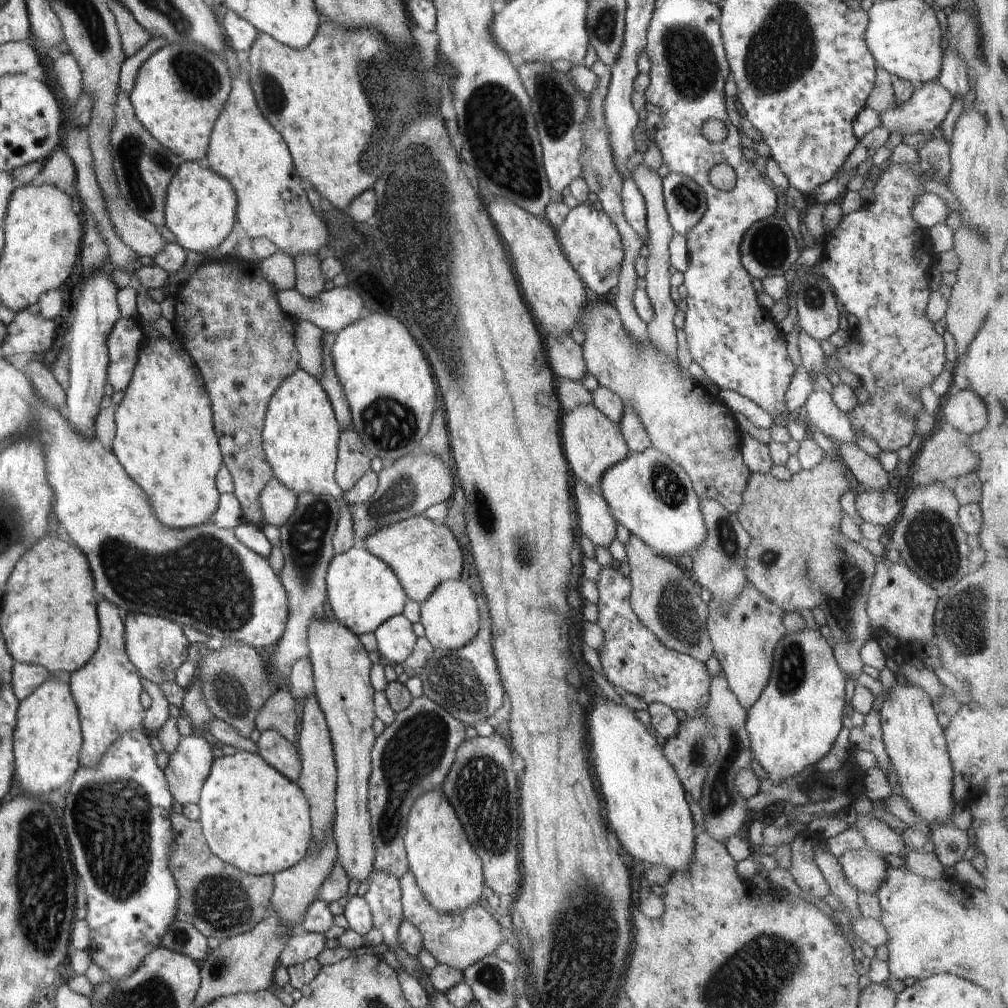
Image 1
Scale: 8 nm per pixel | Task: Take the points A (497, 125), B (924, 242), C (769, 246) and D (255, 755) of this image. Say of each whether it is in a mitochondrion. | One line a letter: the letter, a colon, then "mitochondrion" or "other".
A: mitochondrion
B: other
C: mitochondrion
D: other

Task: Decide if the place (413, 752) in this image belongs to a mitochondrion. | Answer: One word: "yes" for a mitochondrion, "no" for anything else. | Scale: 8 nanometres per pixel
yes

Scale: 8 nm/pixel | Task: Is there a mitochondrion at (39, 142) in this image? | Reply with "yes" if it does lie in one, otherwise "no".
no

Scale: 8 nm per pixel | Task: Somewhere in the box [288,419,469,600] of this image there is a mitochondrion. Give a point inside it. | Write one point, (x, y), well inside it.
(401, 494)

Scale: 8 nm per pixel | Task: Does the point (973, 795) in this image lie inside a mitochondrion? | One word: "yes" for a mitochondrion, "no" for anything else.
no

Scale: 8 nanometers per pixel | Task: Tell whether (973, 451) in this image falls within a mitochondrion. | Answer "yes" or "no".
no

